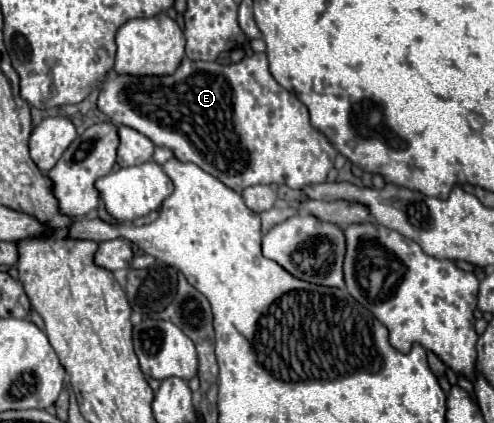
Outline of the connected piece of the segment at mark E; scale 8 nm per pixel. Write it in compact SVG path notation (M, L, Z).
M252 54L244 60L240 60L238 64L218 64L218 62L194 62L190 58L184 58L180 68L172 74L172 76L118 76L114 80L106 80L102 90L100 90L100 98L98 98L98 108L116 124L122 126L130 126L138 132L142 132L144 136L148 136L156 146L164 146L170 148L174 152L176 160L182 162L192 162L198 164L204 172L210 172L214 178L218 178L220 182L224 182L228 188L232 188L234 192L242 192L248 186L256 186L256 184L286 184L290 188L302 188L308 184L318 184L322 180L326 180L326 174L330 172L330 168L334 166L334 158L336 158L336 150L334 146L326 140L324 134L320 134L318 130L314 130L310 126L308 120L308 108L296 98L296 94L286 92L270 74L268 70L268 58L266 54Z

